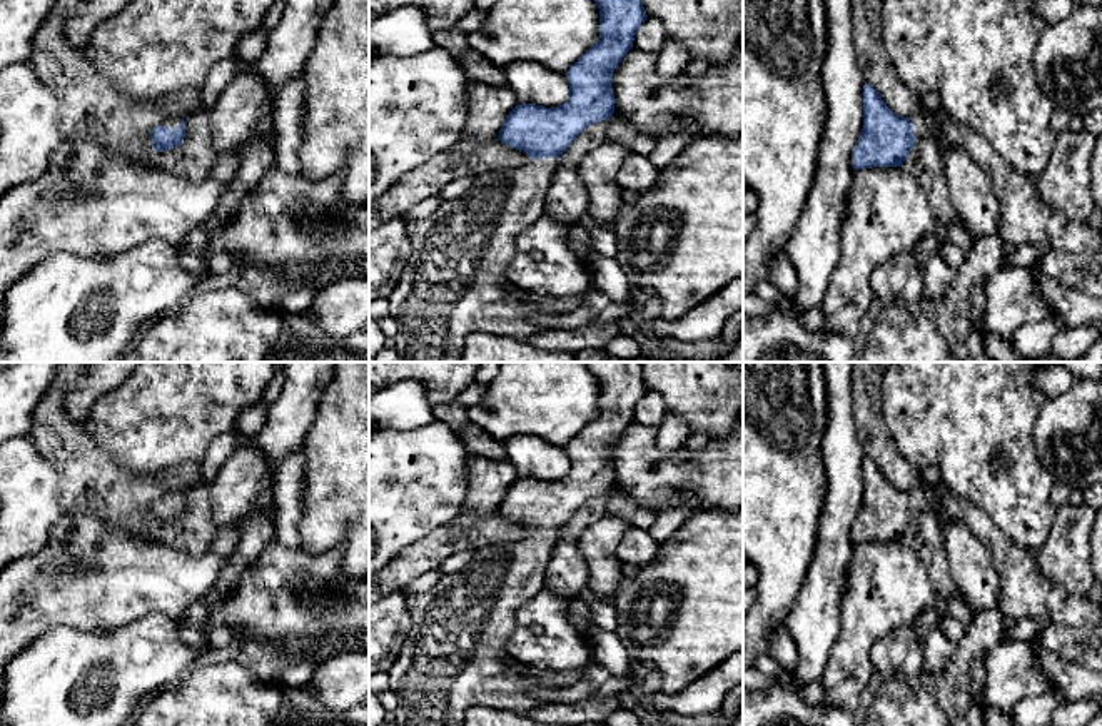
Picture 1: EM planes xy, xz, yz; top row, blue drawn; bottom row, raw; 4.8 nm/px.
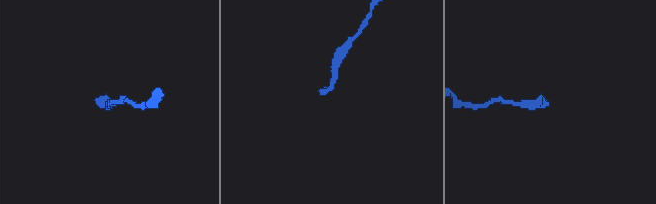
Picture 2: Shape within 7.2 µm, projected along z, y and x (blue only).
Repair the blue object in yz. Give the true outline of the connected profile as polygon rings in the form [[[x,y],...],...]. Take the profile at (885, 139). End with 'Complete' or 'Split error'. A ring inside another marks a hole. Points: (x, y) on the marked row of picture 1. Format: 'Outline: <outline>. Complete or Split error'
Outline: [[[863,85],[863,129],[852,149],[852,167],[903,167],[903,162],[918,139],[937,140],[947,145],[942,129],[920,113],[908,118],[892,112],[878,92]]]. Split error

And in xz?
Outline: [[[643,0],[594,2],[599,8],[599,37],[566,72],[568,100],[551,108],[518,103],[499,130],[503,144],[526,152],[531,160],[484,172],[463,195],[444,200],[432,215],[406,219],[412,254],[386,299],[399,325],[392,340],[402,362],[459,362],[469,334],[494,332],[528,340],[544,329],[526,319],[539,309],[503,287],[504,272],[516,254],[518,235],[544,214],[559,155],[586,127],[613,117],[613,72],[633,48],[634,35],[648,17]]]. Split error

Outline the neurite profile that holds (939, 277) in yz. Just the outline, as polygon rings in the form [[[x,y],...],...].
[[[935,234],[922,237],[913,250],[923,277],[923,299],[938,302],[947,292],[953,290],[957,269],[950,267],[940,250],[945,240]]]

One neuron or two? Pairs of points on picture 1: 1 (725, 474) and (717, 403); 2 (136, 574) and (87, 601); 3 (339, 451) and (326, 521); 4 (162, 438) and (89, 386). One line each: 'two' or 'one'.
1: two
2: one
3: one
4: two

